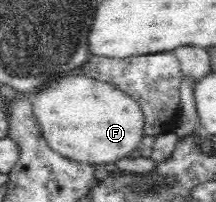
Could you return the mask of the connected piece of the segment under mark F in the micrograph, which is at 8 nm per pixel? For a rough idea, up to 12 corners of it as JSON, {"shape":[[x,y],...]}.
{"shape":[[67,75],[30,96],[55,153],[102,165],[141,149],[137,101]]}

